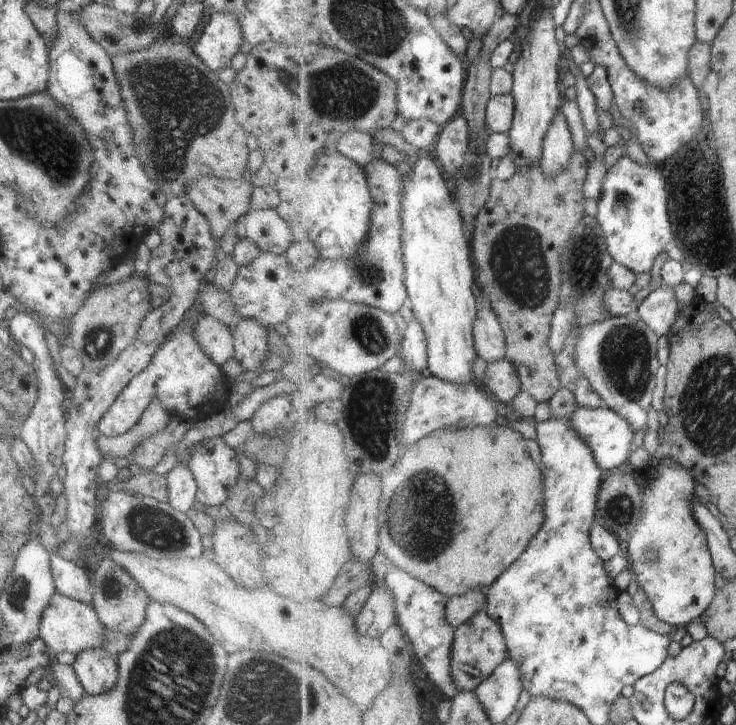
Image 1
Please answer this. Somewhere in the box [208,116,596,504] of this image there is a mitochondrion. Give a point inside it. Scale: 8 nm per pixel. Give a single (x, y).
(523, 269)

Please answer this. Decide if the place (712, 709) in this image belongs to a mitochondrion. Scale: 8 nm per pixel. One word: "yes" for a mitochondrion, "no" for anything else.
no

